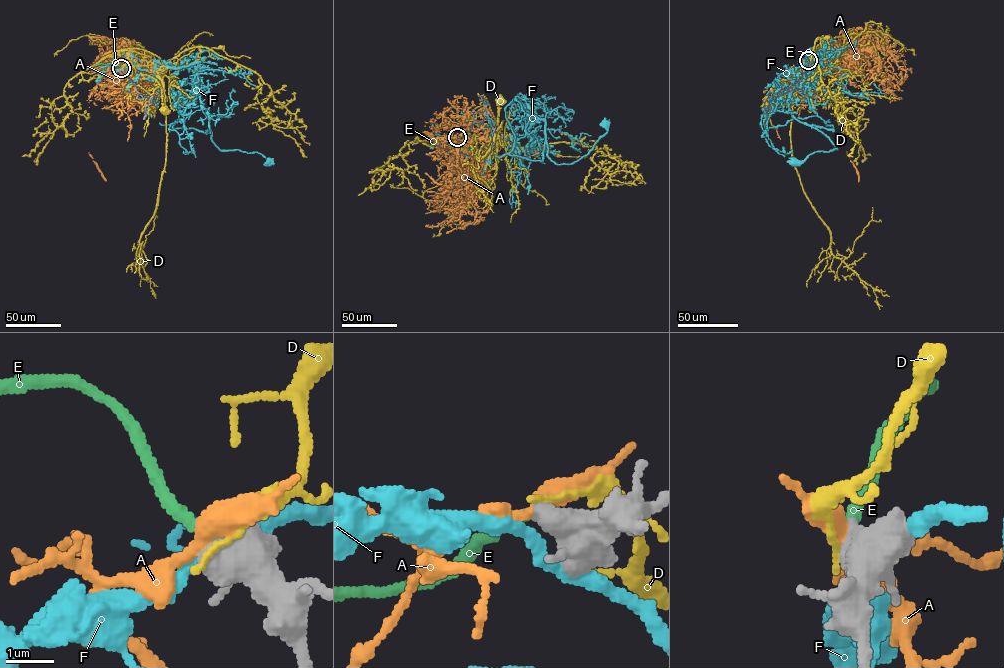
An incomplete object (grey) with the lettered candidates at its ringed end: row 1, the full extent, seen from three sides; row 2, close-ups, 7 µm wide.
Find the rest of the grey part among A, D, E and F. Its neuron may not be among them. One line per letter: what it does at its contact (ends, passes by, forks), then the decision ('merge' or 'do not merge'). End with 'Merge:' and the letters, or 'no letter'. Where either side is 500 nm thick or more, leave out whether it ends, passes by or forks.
A: do not merge
D: do not merge
E: it ends; merge
F: do not merge
Merge: E

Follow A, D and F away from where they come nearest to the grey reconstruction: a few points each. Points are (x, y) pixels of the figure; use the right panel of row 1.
A: (808, 61), (810, 101), (798, 107), (796, 72), (816, 67), (810, 63), (813, 56), (828, 63), (822, 63)
D: (807, 61), (813, 53), (822, 57), (783, 97), (768, 106)
F: (808, 61), (822, 61), (806, 54), (789, 107), (837, 149), (794, 162)

